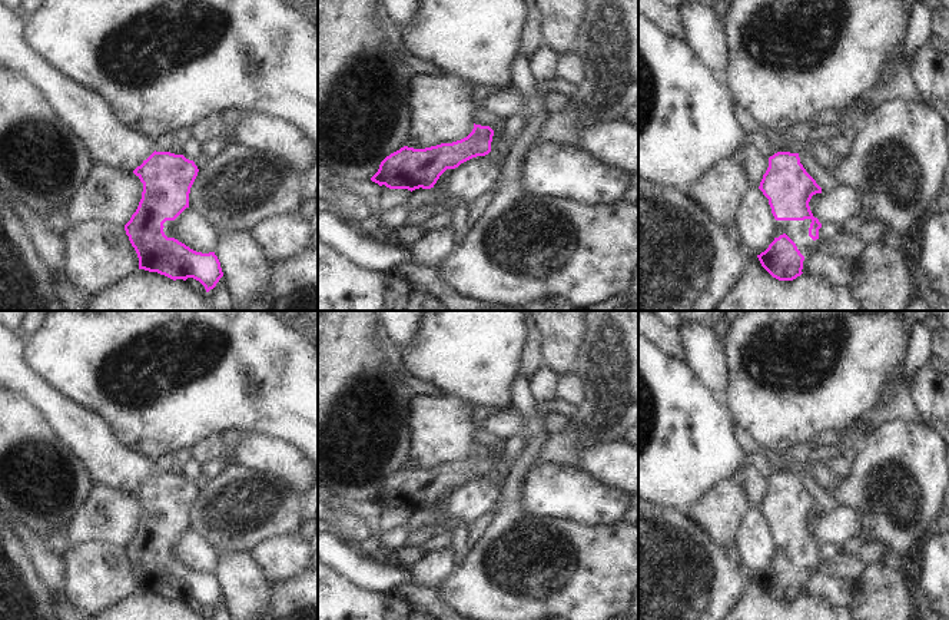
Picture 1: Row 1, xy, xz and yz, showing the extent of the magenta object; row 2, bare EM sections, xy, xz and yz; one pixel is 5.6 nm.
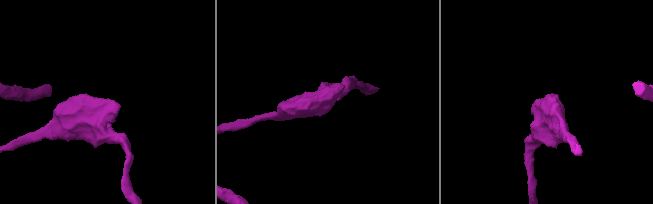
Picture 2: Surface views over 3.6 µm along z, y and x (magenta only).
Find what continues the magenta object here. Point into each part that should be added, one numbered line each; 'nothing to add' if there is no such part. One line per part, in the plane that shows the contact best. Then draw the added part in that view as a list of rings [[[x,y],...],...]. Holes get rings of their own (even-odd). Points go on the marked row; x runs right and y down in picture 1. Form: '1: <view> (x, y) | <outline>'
nothing to add

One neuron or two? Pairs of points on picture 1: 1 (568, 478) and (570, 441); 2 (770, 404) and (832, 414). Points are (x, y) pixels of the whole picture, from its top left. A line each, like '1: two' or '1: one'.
1: two
2: one

